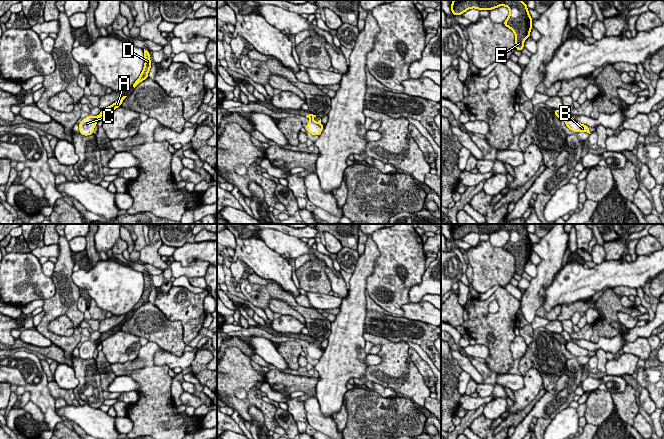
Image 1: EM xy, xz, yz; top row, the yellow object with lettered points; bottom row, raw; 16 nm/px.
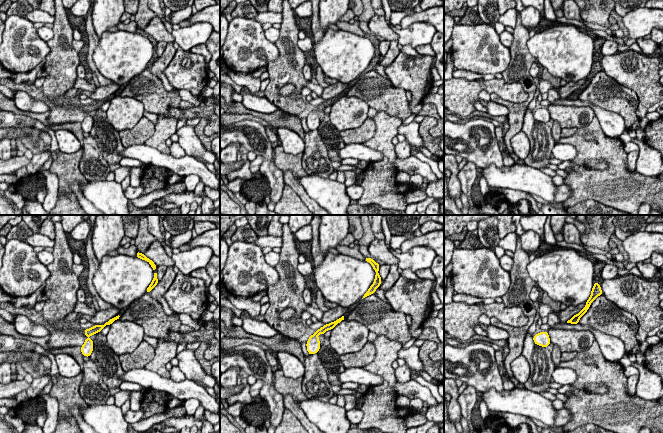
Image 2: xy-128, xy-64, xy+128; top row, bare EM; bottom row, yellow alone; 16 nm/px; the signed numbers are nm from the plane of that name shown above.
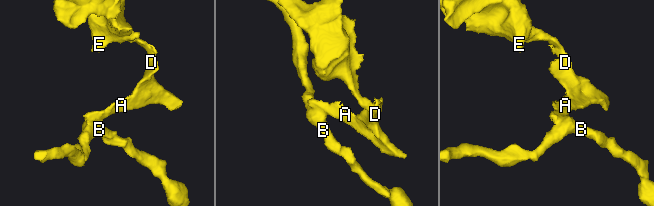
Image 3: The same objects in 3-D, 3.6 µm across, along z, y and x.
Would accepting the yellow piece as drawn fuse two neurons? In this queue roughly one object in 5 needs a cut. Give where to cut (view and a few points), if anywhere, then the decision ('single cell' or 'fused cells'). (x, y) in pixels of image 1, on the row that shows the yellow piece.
cut in xy along (94, 117), (97, 119); fused cells

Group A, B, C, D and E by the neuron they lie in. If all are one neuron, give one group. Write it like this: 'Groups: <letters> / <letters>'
Groups: A D E / B C

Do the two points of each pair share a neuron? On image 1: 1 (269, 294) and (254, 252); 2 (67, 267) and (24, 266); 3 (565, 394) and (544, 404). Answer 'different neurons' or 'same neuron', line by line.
1: different neurons
2: different neurons
3: same neuron

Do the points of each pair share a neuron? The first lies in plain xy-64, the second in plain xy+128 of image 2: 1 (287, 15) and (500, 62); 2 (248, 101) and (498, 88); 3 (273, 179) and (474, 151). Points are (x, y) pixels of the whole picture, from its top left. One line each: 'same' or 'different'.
1: different
2: different
3: same

